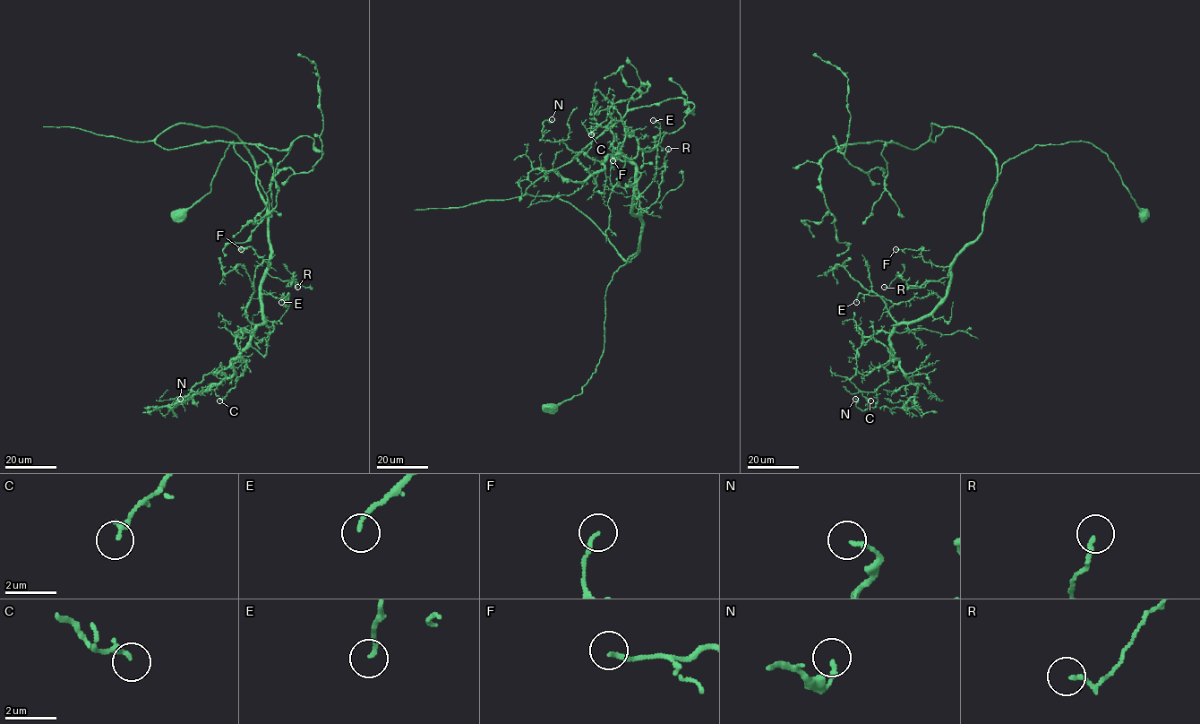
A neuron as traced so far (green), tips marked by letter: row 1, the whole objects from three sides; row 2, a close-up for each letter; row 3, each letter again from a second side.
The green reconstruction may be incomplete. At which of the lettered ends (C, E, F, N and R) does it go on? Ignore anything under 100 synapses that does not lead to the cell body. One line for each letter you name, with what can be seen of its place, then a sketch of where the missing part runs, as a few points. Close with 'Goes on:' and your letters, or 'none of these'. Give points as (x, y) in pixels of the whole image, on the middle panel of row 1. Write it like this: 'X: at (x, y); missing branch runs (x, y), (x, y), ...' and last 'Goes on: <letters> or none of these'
Goes on: none of these

